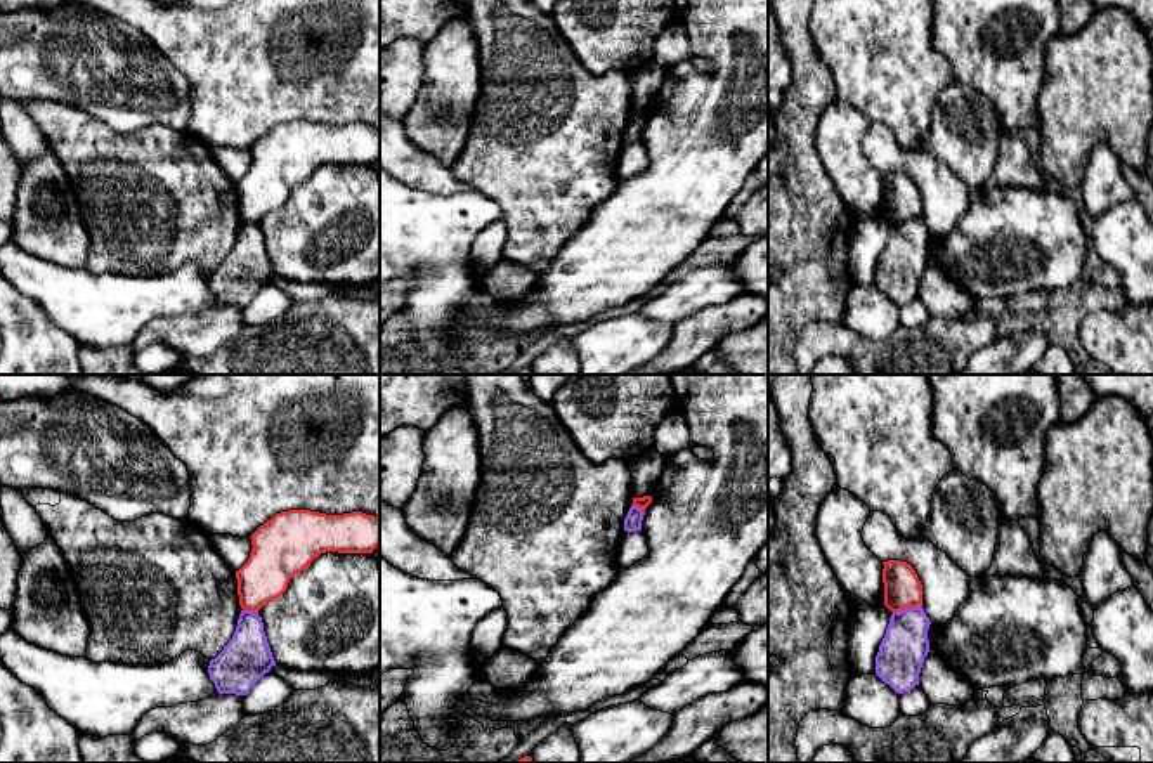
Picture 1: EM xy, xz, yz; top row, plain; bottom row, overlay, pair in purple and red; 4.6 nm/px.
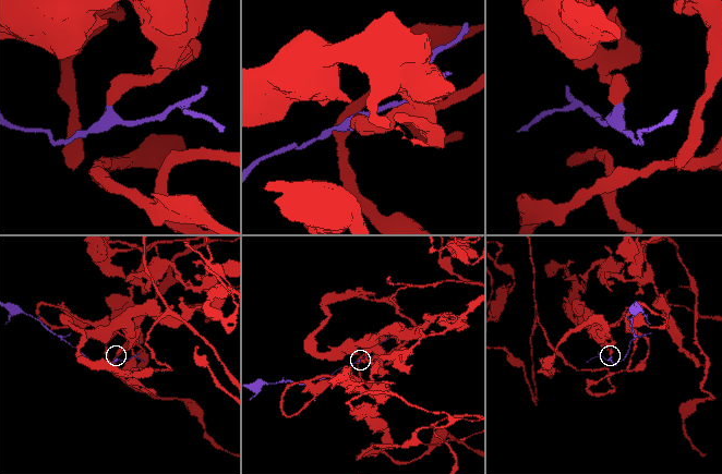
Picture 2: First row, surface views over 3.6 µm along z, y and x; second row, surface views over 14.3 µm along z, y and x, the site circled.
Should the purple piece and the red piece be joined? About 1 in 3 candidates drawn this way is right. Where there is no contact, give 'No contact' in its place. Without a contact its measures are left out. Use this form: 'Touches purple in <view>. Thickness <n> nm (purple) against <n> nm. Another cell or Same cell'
Touches purple in yz. Thickness 220 nm (purple) against 180 nm. Another cell

